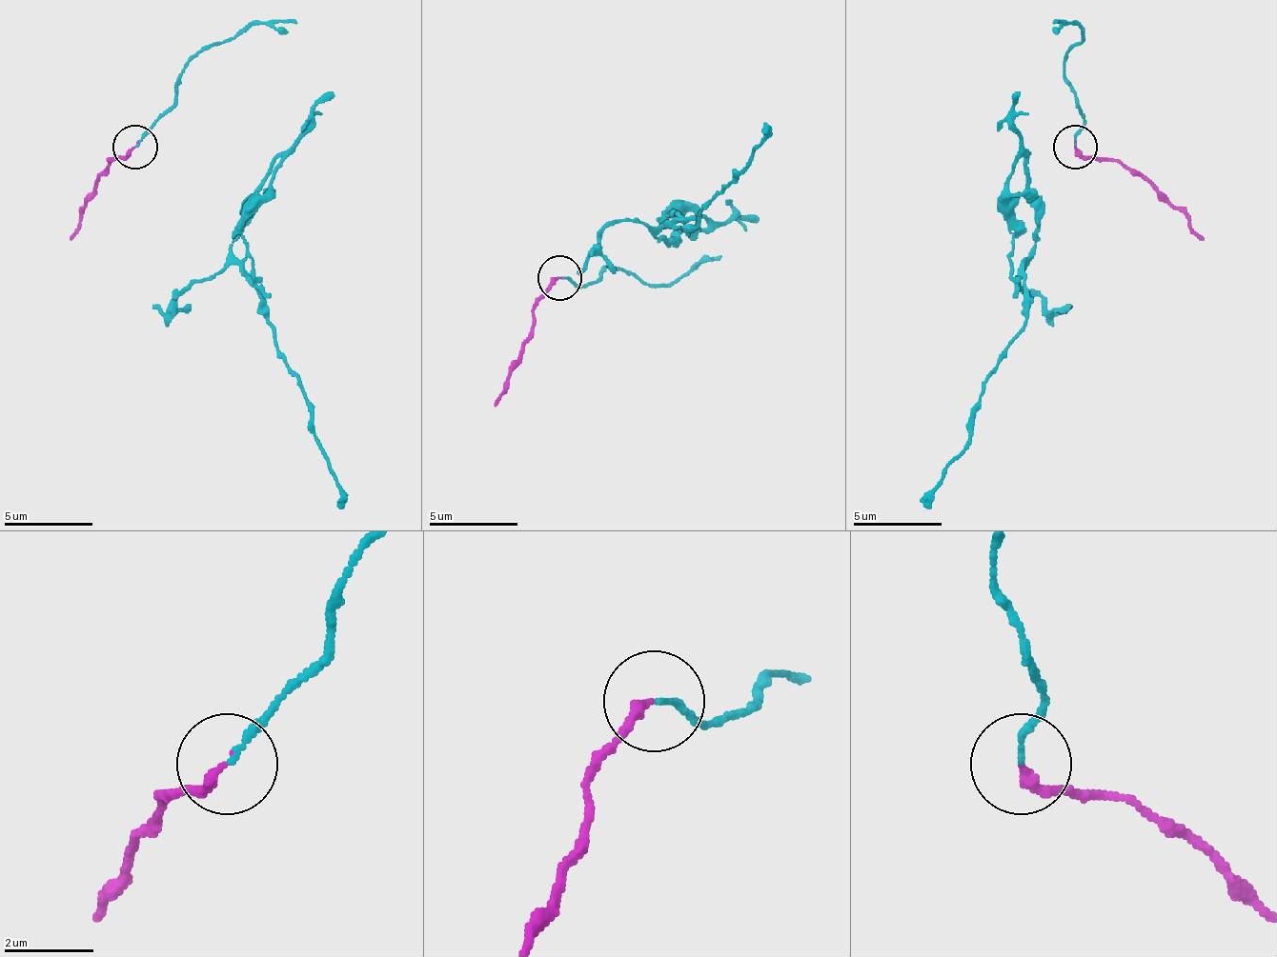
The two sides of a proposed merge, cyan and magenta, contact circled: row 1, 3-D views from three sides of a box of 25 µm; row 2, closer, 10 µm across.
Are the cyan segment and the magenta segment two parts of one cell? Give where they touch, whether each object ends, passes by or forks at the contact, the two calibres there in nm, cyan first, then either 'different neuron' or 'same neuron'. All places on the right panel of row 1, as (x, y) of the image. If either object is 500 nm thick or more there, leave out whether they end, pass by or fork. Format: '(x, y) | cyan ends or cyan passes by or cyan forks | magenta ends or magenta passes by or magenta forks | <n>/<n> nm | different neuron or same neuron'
(1075, 147) | cyan ends | magenta ends | 120/200 nm | different neuron

